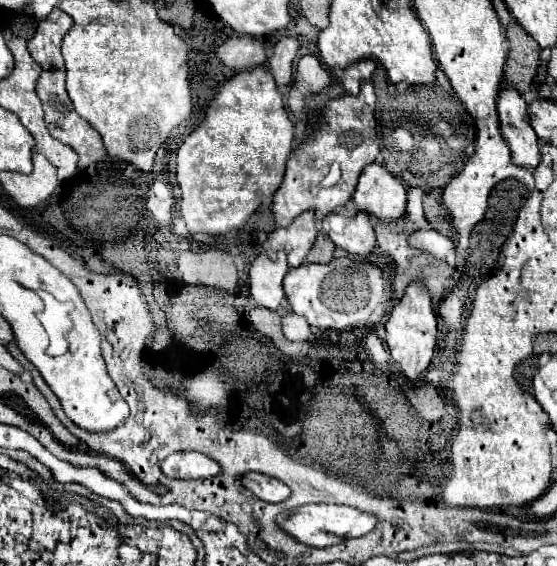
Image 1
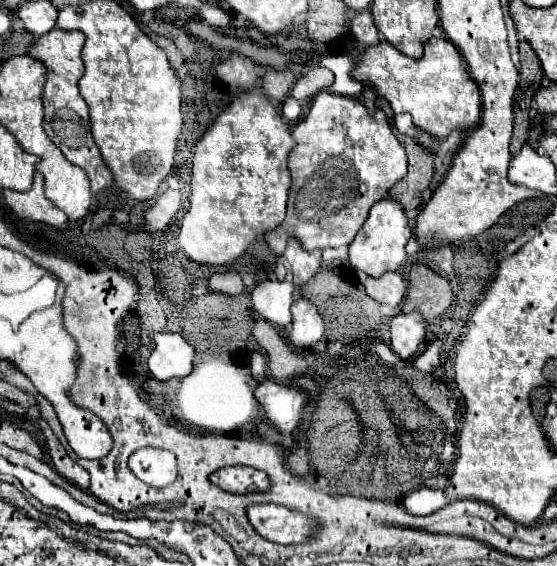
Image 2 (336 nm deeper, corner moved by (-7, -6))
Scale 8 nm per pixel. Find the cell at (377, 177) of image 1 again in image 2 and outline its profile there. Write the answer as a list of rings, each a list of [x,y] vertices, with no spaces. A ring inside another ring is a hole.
[[[384,197],[378,203],[372,205],[368,219],[364,221],[362,229],[350,243],[350,263],[354,269],[370,275],[370,277],[380,277],[386,271],[396,271],[406,263],[406,241],[412,235],[412,227],[408,225],[408,217],[400,203],[392,197]]]

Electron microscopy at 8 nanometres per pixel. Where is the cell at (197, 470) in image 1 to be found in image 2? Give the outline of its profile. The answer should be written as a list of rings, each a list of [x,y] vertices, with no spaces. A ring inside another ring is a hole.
[[[144,447],[128,459],[130,471],[152,487],[166,487],[176,479],[176,457],[170,451]]]

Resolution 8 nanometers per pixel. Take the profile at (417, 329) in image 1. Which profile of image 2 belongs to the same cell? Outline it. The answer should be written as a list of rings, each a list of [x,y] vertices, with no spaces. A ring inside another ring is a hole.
[[[418,311],[412,313],[402,313],[396,315],[390,323],[390,333],[392,333],[392,351],[402,357],[402,359],[410,359],[420,343],[424,343],[426,337],[426,321]]]

